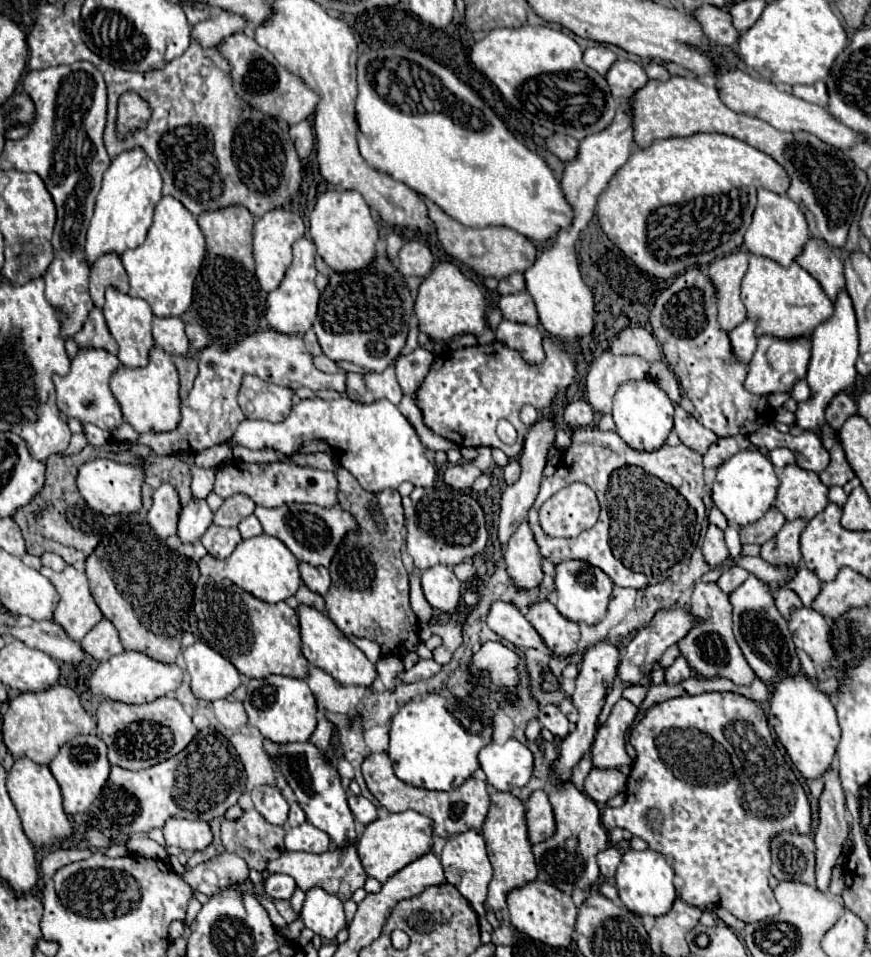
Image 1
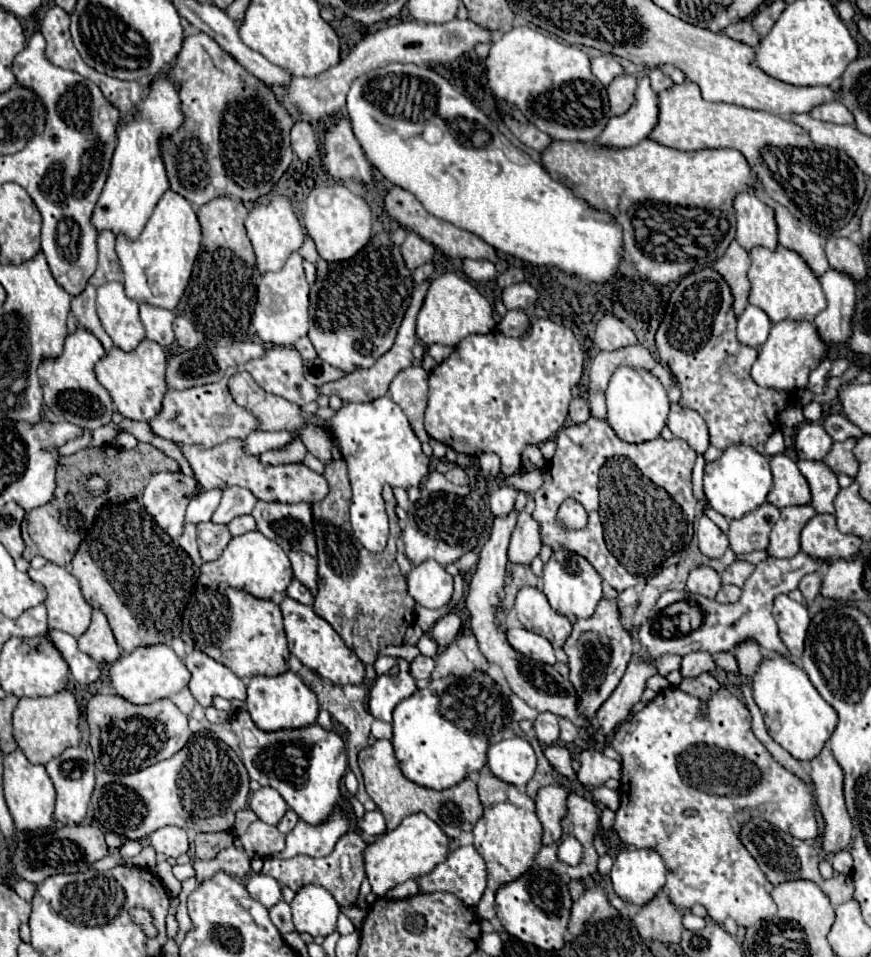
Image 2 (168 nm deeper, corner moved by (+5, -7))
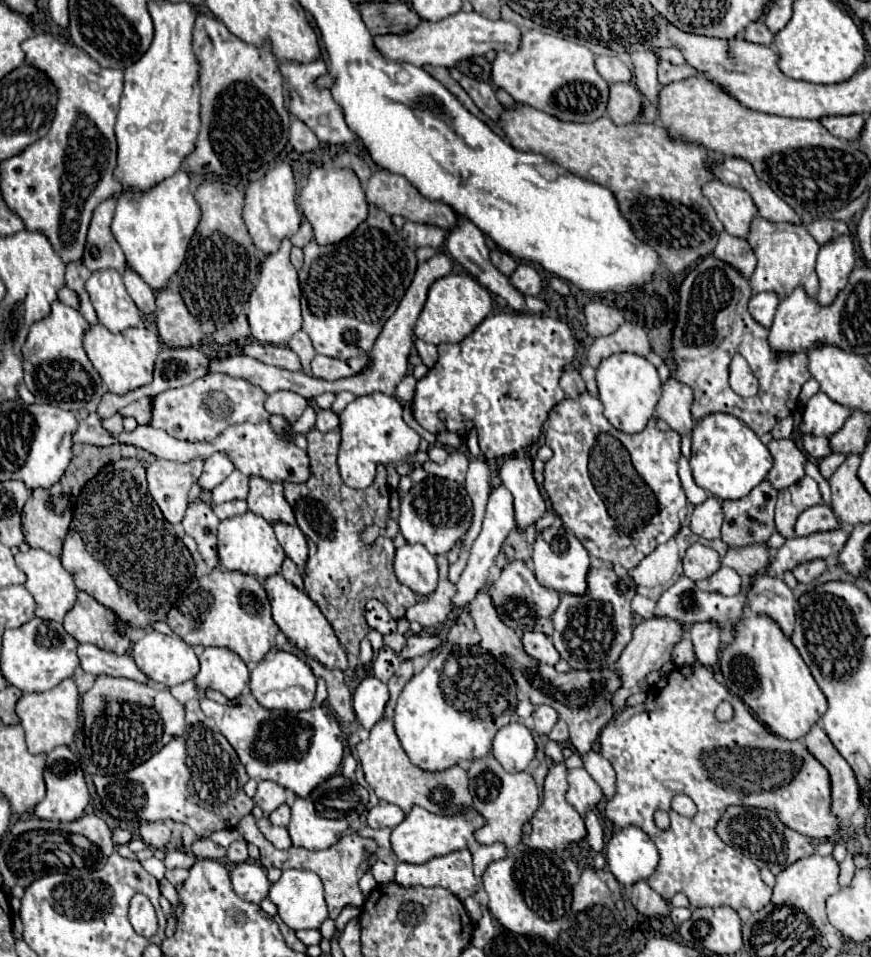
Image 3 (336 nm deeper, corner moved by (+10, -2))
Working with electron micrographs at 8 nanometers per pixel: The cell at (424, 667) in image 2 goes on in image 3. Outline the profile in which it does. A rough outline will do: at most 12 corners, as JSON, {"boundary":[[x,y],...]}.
{"boundary":[[403,659],[389,679],[385,717],[357,745],[365,781],[405,815],[471,809],[467,771],[429,773],[407,759],[393,709],[413,677]]}

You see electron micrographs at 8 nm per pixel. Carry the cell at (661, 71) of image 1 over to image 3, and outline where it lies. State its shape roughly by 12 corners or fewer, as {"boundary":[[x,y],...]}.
{"boundary":[[659,61],[659,83],[667,85],[697,75],[689,65]]}

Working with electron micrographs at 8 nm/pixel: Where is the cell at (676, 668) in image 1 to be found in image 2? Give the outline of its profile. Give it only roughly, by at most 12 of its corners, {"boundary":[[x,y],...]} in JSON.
{"boundary":[[690,652],[682,658],[682,676],[716,670],[710,652]]}

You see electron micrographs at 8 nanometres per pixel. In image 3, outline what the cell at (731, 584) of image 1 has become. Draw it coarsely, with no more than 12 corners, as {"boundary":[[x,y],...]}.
{"boundary":[[765,545],[731,547],[721,565],[743,579],[769,563]]}

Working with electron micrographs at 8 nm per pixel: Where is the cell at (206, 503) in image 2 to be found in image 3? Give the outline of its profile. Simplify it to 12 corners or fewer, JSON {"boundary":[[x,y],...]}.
{"boundary":[[223,453],[205,459],[199,485],[213,491],[233,473]]}

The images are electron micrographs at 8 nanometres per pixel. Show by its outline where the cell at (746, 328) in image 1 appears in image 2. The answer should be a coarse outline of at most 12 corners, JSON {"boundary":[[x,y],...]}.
{"boundary":[[748,306],[738,318],[738,340],[748,346],[766,342],[768,314]]}

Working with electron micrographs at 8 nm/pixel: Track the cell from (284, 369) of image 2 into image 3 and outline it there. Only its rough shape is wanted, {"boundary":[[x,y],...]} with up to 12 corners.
{"boundary":[[205,375],[153,397],[155,429],[203,441],[269,419],[261,387]]}

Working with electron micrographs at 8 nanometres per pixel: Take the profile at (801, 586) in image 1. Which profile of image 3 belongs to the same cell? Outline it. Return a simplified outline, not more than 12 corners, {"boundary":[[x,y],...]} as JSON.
{"boundary":[[823,559],[793,569],[799,583],[811,583],[825,571]]}

